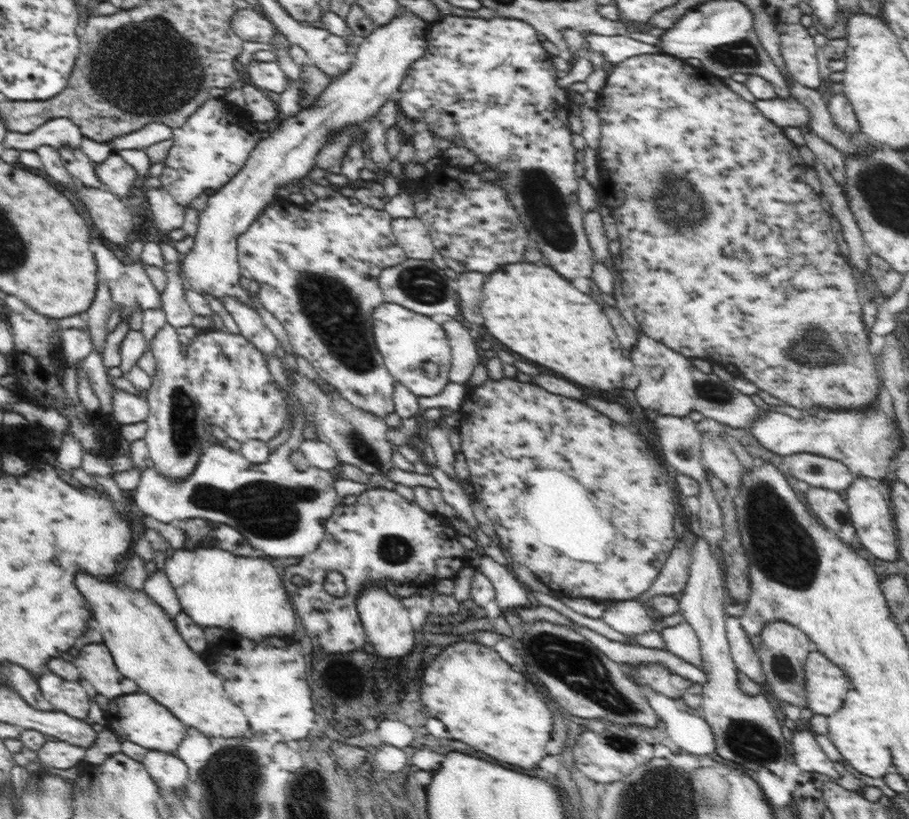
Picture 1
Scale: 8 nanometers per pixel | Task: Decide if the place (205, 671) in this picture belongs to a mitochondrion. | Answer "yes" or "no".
no

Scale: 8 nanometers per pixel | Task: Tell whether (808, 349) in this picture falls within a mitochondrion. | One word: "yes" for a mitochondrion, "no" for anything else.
yes

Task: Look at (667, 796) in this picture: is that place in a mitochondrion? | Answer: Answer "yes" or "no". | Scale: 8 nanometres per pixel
yes

